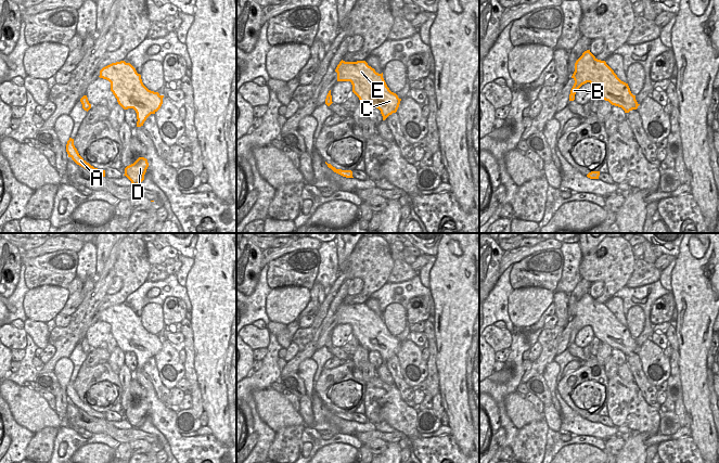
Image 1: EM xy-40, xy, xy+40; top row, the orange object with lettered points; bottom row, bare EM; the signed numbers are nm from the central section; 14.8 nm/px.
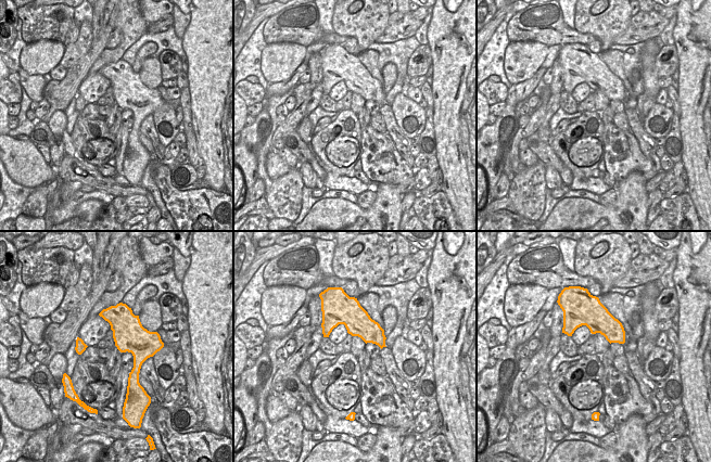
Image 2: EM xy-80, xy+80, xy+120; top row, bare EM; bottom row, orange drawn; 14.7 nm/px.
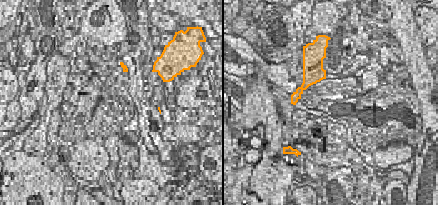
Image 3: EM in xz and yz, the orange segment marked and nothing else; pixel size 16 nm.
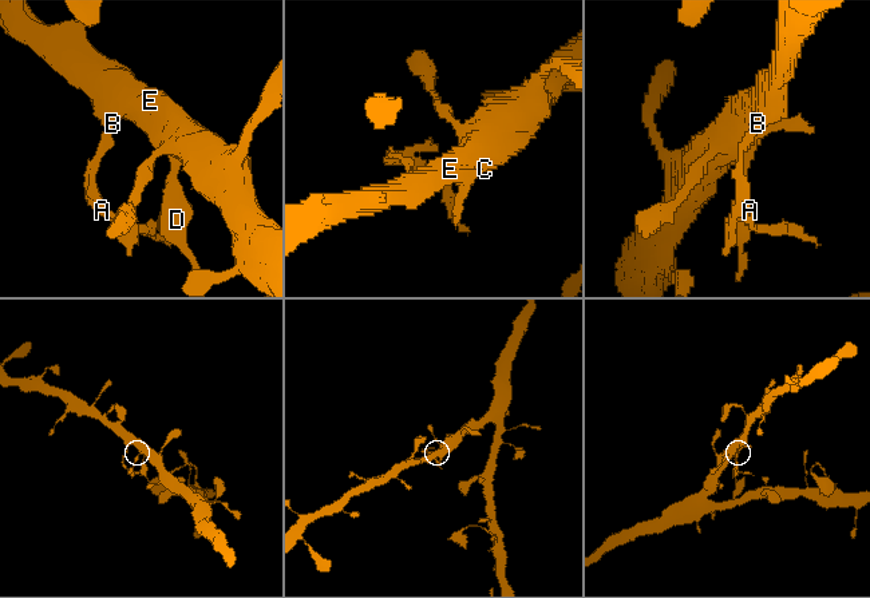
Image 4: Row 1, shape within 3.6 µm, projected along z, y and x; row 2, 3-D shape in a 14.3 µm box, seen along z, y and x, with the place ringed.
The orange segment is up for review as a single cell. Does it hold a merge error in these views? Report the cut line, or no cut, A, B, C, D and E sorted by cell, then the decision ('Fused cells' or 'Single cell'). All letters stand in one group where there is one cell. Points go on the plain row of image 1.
Split along xy+40 (569, 338), (574, 342). Groups: A / B C D E. Fused cells

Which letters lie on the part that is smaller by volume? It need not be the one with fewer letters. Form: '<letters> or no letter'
A

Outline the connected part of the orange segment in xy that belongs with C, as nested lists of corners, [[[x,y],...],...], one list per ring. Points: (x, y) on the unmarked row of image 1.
[[[342,303],[335,314],[337,324],[351,325],[352,335],[361,346],[369,351],[376,350],[381,353],[383,363],[397,355],[401,342],[389,333],[383,316],[376,316],[365,304],[345,305]]]

